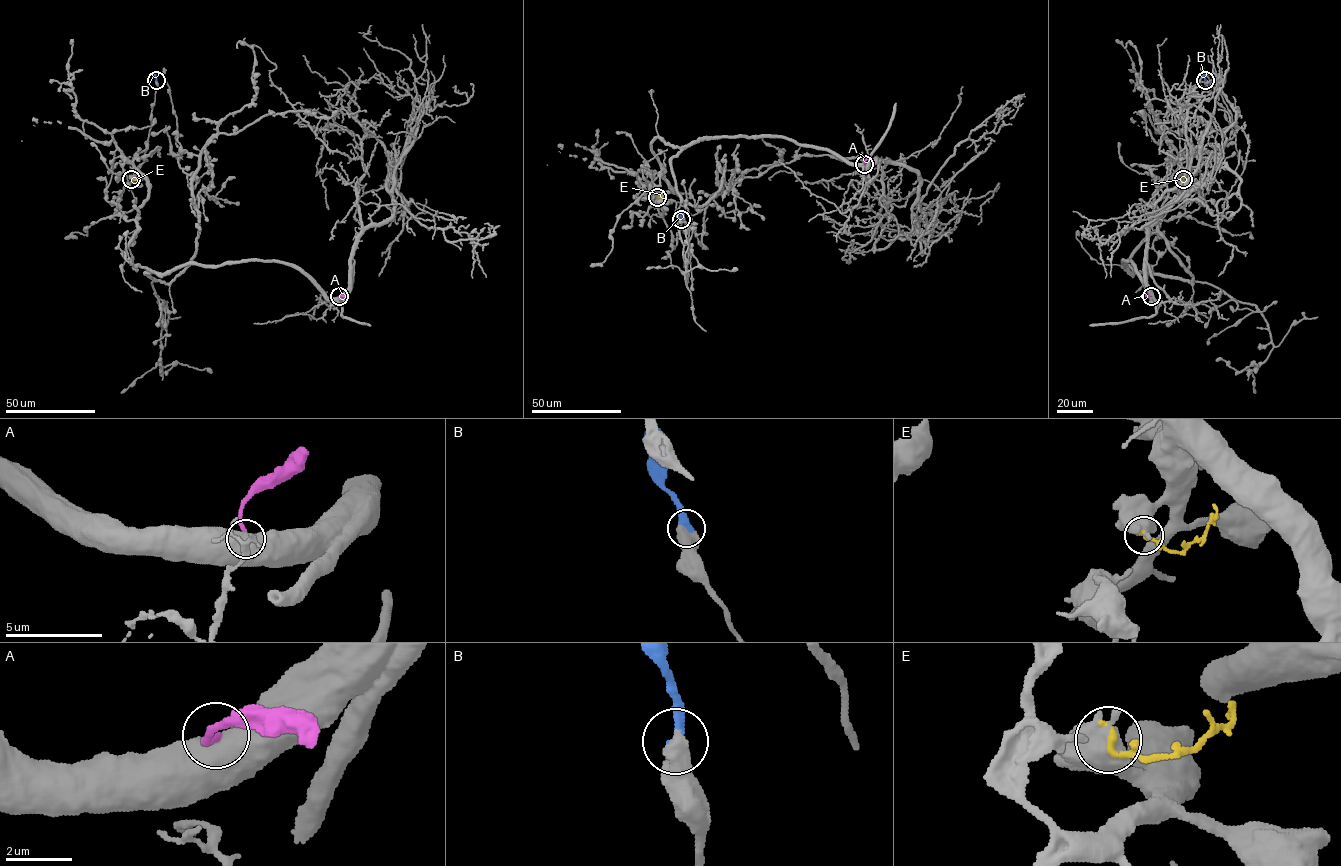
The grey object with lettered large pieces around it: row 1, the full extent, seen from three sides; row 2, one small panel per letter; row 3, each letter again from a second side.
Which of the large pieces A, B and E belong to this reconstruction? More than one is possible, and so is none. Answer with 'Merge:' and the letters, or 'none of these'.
Merge: B

